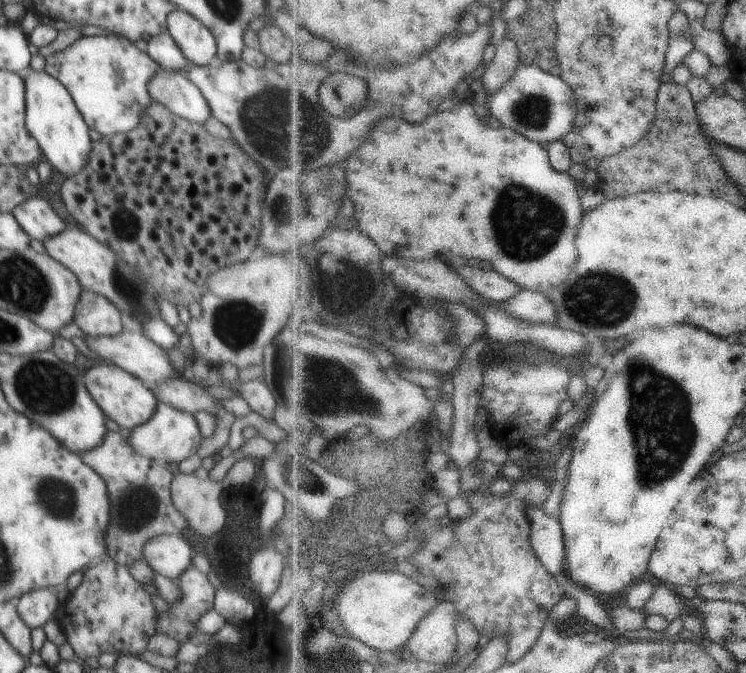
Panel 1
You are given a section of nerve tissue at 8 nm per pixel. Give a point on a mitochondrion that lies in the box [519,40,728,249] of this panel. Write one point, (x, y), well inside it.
(594, 104)

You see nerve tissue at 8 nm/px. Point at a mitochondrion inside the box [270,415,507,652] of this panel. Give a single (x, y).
(310, 522)

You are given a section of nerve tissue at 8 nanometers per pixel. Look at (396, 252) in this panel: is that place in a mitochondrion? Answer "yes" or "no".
no

